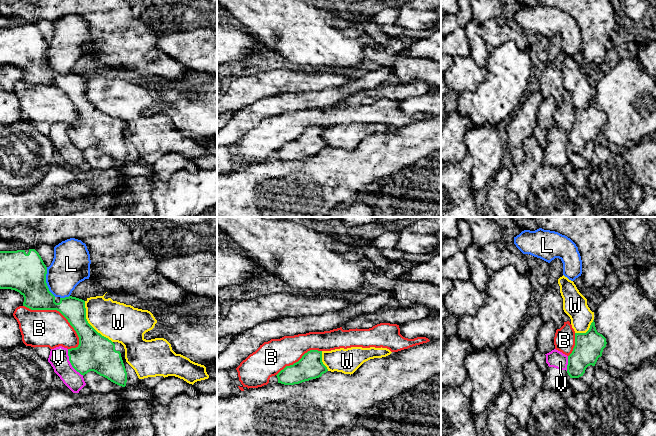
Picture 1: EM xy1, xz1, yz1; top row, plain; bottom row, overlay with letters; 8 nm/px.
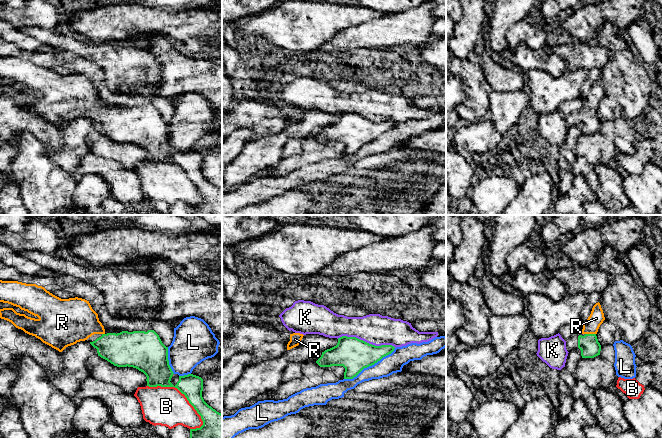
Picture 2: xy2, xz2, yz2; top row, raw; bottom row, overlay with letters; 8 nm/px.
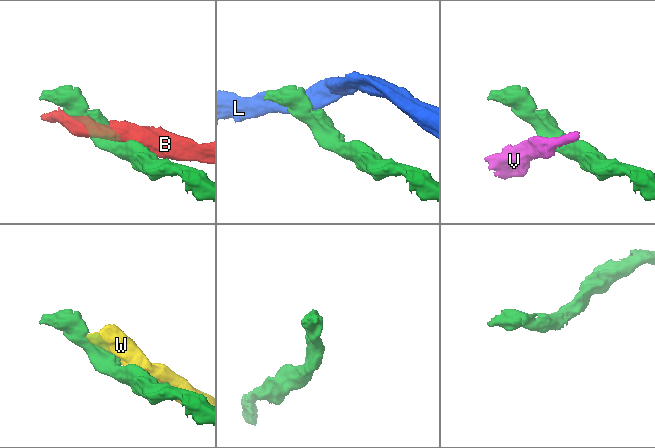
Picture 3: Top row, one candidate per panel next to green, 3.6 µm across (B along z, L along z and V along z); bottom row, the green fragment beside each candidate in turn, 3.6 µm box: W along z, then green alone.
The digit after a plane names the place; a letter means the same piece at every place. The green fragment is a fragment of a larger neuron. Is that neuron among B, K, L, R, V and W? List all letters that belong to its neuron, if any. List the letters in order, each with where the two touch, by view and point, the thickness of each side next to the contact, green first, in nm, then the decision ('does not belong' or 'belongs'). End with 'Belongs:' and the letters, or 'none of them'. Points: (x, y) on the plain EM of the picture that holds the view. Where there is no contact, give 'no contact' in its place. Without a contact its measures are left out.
B: meets green in xy1 at (58, 86); 220 nm thick on the green side, 300 nm on the other; does not belong
K: meets green in xz2 at (366, 118); 260 nm thick on the green side, 240 nm on the other; does not belong
L: meets green in xz2 at (369, 141); 260 nm thick on the green side, 160 nm on the other; does not belong
R: meets green in yz2 at (590, 110); 160 nm thick on the green side, 120 nm on the other; belongs
V: meets green in xy1 at (70, 138); 300 nm thick on the green side, 160 nm on the other; does not belong
W: meets green in xy1 at (89, 100); 300 nm thick on the green side, 320 nm on the other; does not belong
Belongs: R

